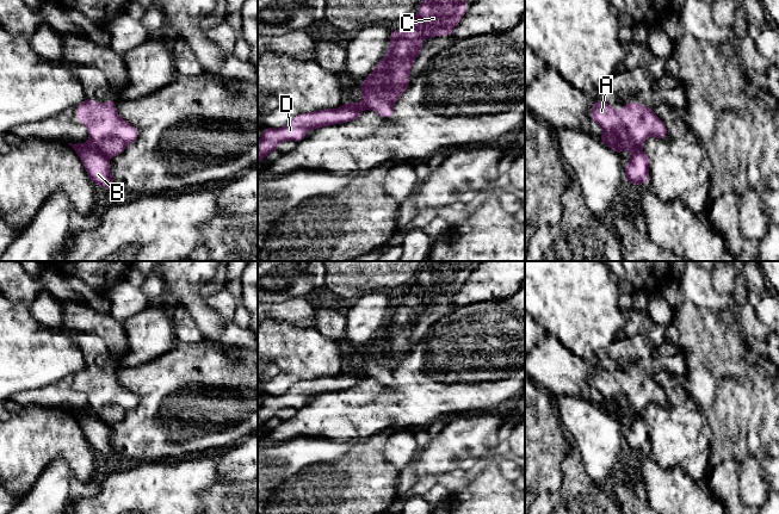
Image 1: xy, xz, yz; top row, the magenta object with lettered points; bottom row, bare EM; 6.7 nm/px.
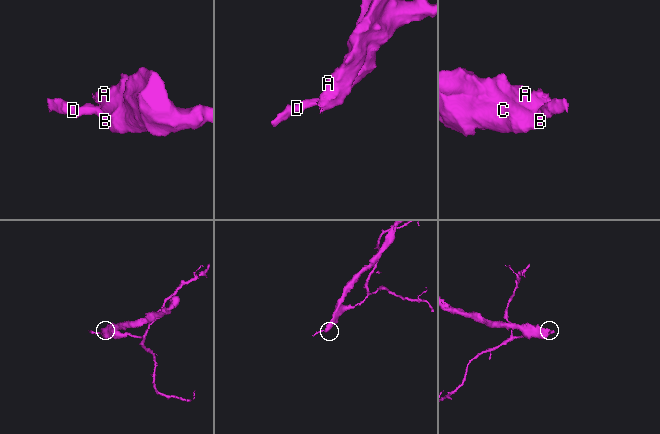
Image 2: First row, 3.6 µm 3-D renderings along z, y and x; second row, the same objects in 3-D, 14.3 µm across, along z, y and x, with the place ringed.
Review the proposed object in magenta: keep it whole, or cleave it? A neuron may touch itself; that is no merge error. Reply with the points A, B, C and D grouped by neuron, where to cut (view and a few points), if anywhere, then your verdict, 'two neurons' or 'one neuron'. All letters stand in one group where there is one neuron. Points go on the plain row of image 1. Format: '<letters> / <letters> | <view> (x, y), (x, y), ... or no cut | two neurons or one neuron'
A / B C D | xz (385, 322), (410, 324), (413, 327) | two neurons

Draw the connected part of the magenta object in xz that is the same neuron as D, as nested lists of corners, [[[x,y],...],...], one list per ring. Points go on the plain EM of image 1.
[[[347,369],[336,377],[326,376],[297,382],[282,396],[264,395],[264,402],[258,408],[258,429],[265,428],[265,425],[278,416],[282,409],[301,409],[308,397],[354,388],[360,384],[364,376],[361,370]]]

